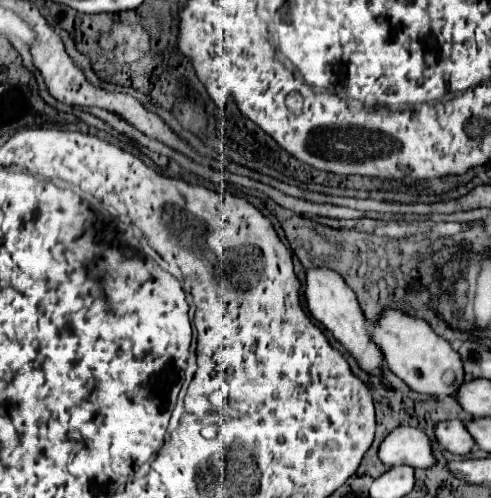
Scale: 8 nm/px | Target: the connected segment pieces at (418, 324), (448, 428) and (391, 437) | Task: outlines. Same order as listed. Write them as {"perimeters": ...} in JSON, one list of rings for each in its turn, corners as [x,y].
{"perimeters":[[[[386,310],[378,324],[372,324],[372,338],[382,348],[388,368],[420,394],[454,396],[464,382],[460,354],[420,318],[412,318],[400,310]]],[[[446,420],[436,426],[438,442],[452,454],[468,454],[474,446],[474,438],[466,430],[462,420]]],[[[410,426],[392,430],[380,444],[378,456],[386,466],[408,464],[412,468],[428,470],[436,464],[430,438],[422,430]]]]}

